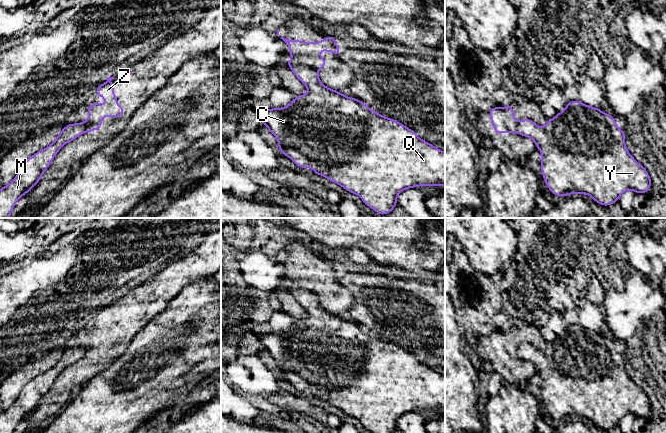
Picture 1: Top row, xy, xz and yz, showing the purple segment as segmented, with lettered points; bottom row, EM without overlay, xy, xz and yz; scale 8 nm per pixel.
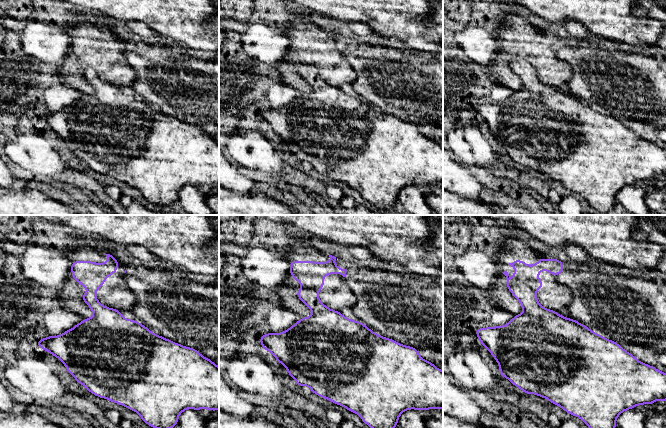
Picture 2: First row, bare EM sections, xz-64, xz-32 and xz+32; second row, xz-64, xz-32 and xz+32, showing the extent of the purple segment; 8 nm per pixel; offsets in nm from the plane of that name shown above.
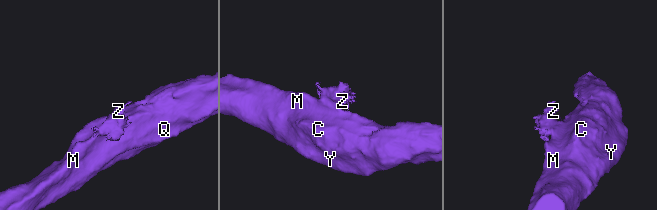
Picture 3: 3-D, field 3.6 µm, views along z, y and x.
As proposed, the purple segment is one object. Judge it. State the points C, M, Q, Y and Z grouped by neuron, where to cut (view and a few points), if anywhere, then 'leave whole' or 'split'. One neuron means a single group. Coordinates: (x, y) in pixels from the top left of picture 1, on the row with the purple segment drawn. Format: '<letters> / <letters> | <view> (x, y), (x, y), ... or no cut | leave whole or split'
C M Q Y / Z | xz (292, 59), (302, 61), (317, 72) | split

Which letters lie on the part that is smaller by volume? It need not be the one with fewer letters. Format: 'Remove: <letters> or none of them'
Remove: Z

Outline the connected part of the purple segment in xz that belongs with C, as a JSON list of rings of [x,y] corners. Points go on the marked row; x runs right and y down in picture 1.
[[[294,59],[288,60],[287,65],[293,71],[294,75],[306,86],[308,93],[304,95],[297,95],[291,103],[283,108],[271,108],[268,110],[258,111],[262,125],[265,125],[268,130],[276,137],[278,141],[278,148],[280,153],[289,157],[298,167],[310,167],[314,173],[324,176],[330,181],[339,184],[345,190],[358,195],[362,201],[371,209],[377,212],[378,215],[385,215],[390,213],[397,205],[397,196],[407,188],[416,188],[417,186],[436,186],[441,185],[445,187],[445,152],[419,138],[415,131],[405,127],[400,122],[384,117],[381,114],[373,111],[362,101],[343,95],[340,91],[336,91],[326,87],[320,80],[318,72],[304,64],[303,61]]]

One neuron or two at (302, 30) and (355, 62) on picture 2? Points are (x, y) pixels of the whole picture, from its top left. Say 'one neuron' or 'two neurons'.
two neurons

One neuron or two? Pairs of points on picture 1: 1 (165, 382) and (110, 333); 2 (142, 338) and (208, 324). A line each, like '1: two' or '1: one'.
1: two
2: one

